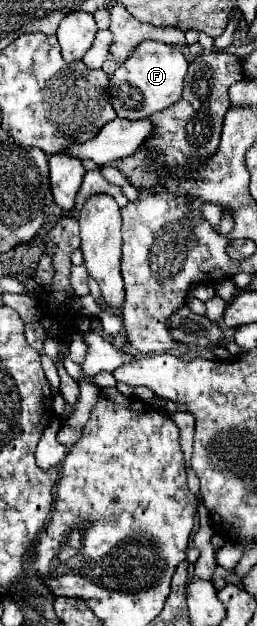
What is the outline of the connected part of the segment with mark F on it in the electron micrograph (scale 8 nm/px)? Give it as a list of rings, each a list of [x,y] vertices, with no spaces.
[[[142,42],[134,54],[110,78],[110,98],[116,114],[128,120],[148,118],[154,112],[166,110],[182,98],[182,82],[188,62],[178,48],[162,42]]]

